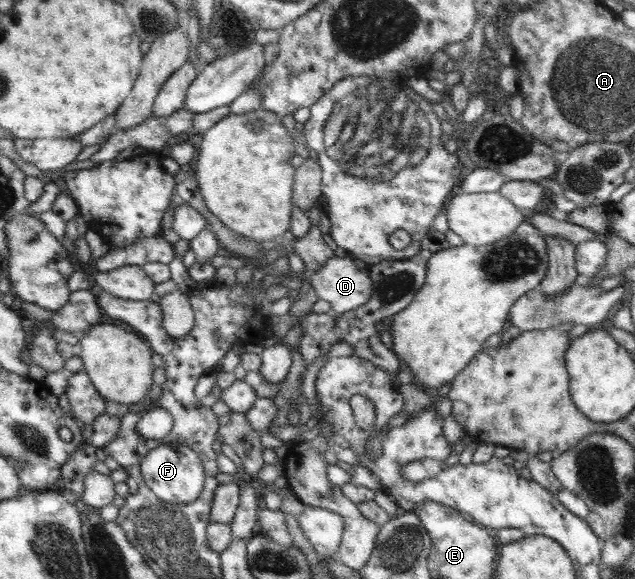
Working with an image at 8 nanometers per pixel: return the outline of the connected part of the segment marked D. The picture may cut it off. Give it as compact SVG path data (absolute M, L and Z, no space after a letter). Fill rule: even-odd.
M335 254L331 259L327 259L323 266L311 272L311 287L315 290L317 297L323 301L328 301L335 311L335 315L350 312L364 305L369 301L373 288L371 278L366 270L359 270L353 263L349 255Z

